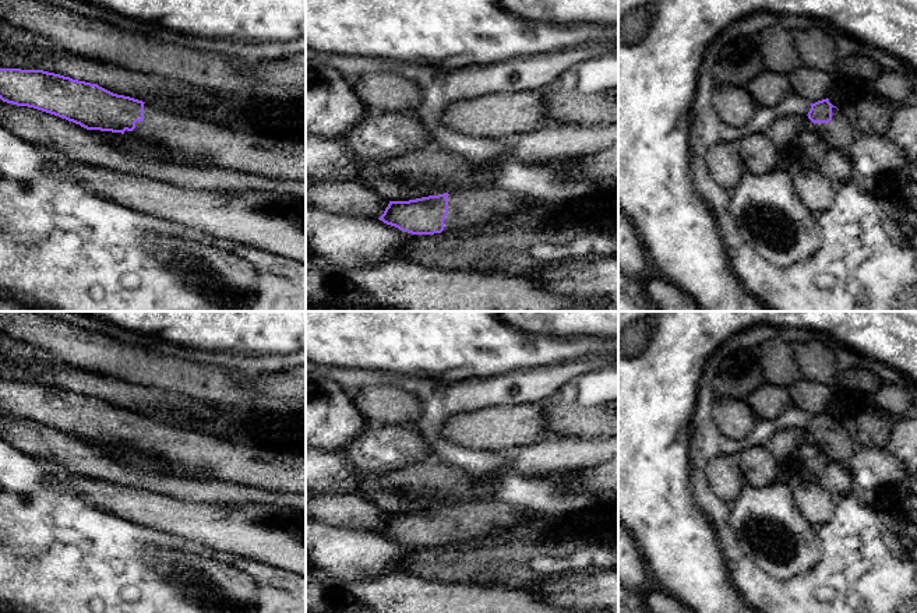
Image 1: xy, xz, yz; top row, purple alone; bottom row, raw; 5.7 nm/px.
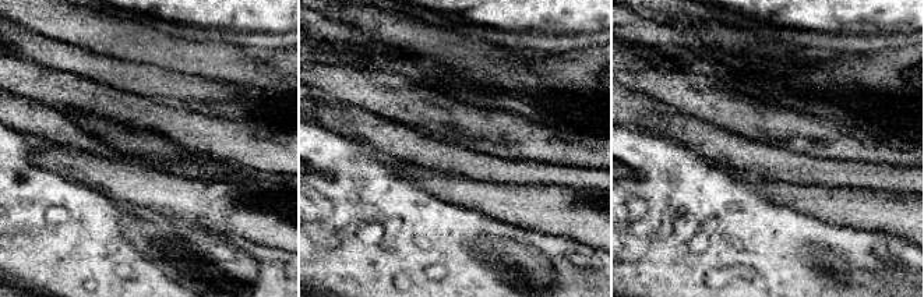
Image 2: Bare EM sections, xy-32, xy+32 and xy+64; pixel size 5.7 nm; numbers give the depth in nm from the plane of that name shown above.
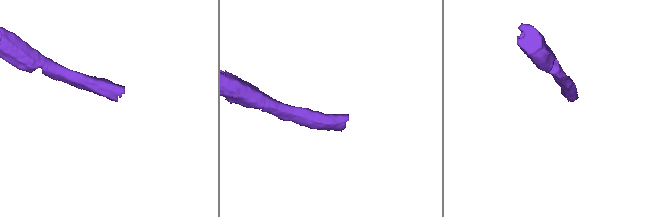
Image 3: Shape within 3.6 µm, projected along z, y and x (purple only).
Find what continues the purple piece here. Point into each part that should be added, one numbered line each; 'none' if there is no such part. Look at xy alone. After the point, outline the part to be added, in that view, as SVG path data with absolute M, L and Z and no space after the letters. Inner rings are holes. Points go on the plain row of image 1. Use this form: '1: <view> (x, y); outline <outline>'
1: xy (191, 453); outline M147 415L144 433L124 447L134 454L159 459L184 478L306 494L304 455L268 452L254 448L250 441L232 441Z

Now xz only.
1: xz (476, 518); outline M493 500L458 503L448 508L442 545L495 535L526 522L533 515L535 511Z

